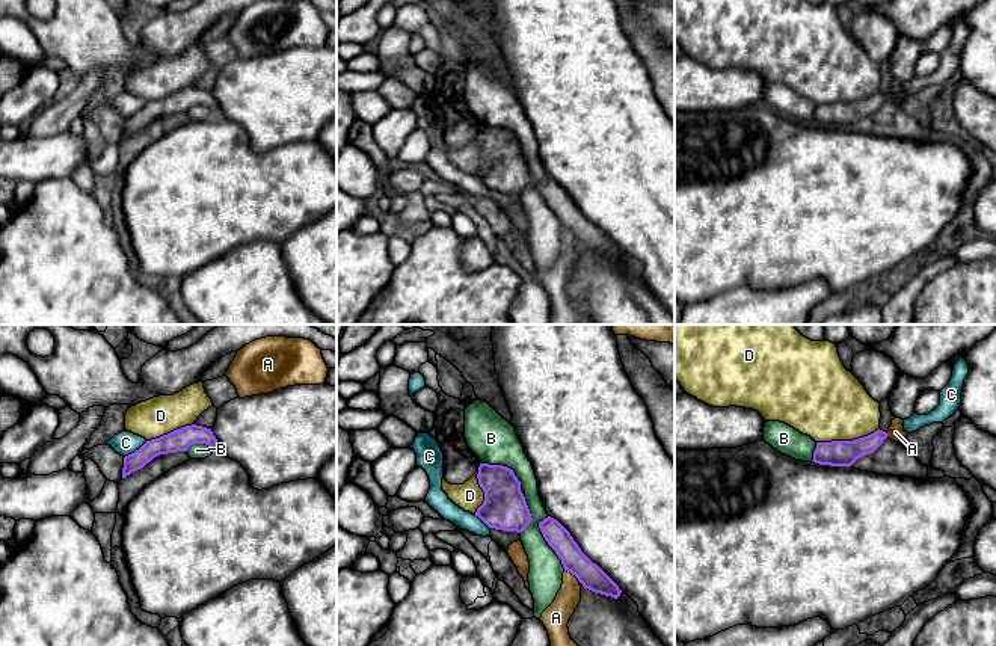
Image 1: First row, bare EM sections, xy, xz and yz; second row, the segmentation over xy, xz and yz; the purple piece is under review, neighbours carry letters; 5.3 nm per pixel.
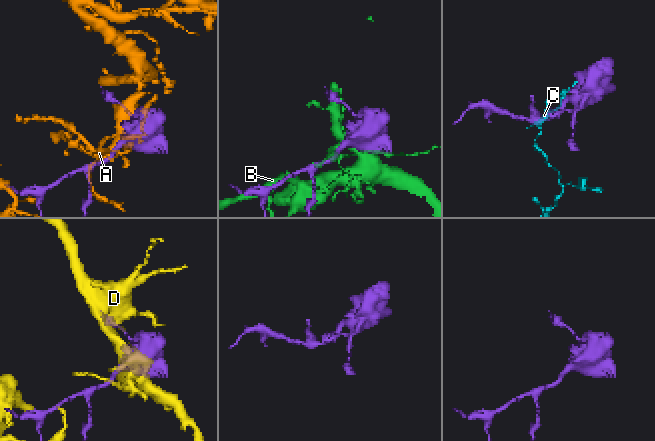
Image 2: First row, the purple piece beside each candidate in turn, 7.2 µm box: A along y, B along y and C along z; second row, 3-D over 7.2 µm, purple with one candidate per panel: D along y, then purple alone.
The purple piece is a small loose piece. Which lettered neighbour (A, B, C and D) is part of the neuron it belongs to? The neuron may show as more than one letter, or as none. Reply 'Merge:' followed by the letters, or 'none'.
Merge: D

